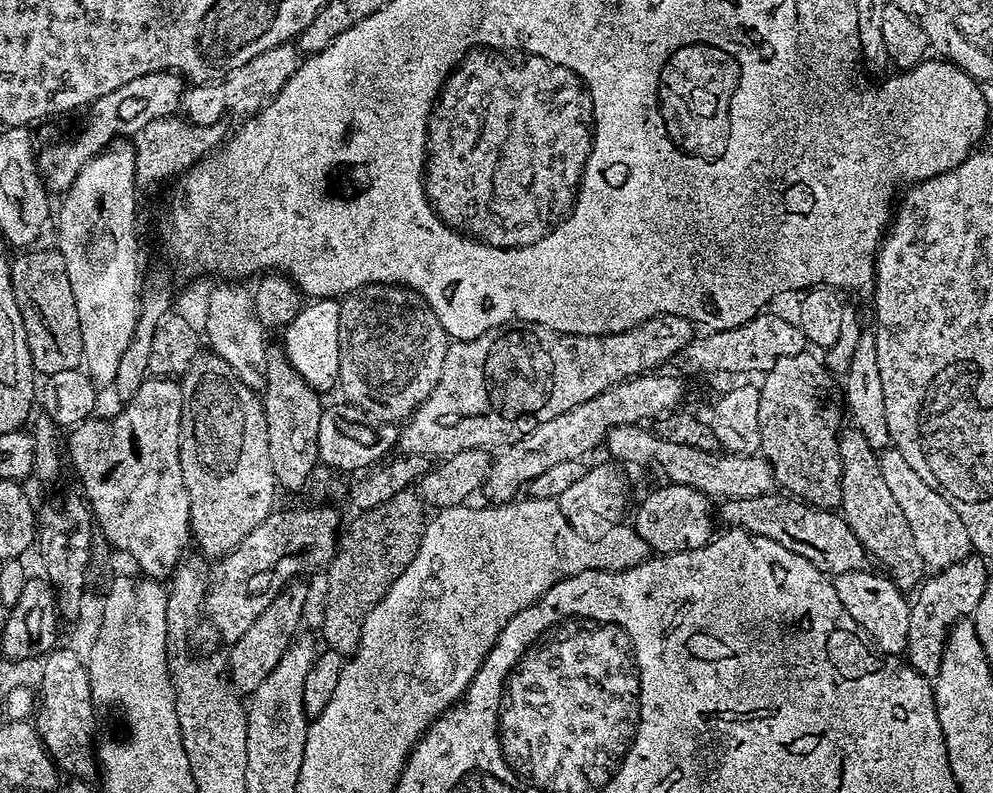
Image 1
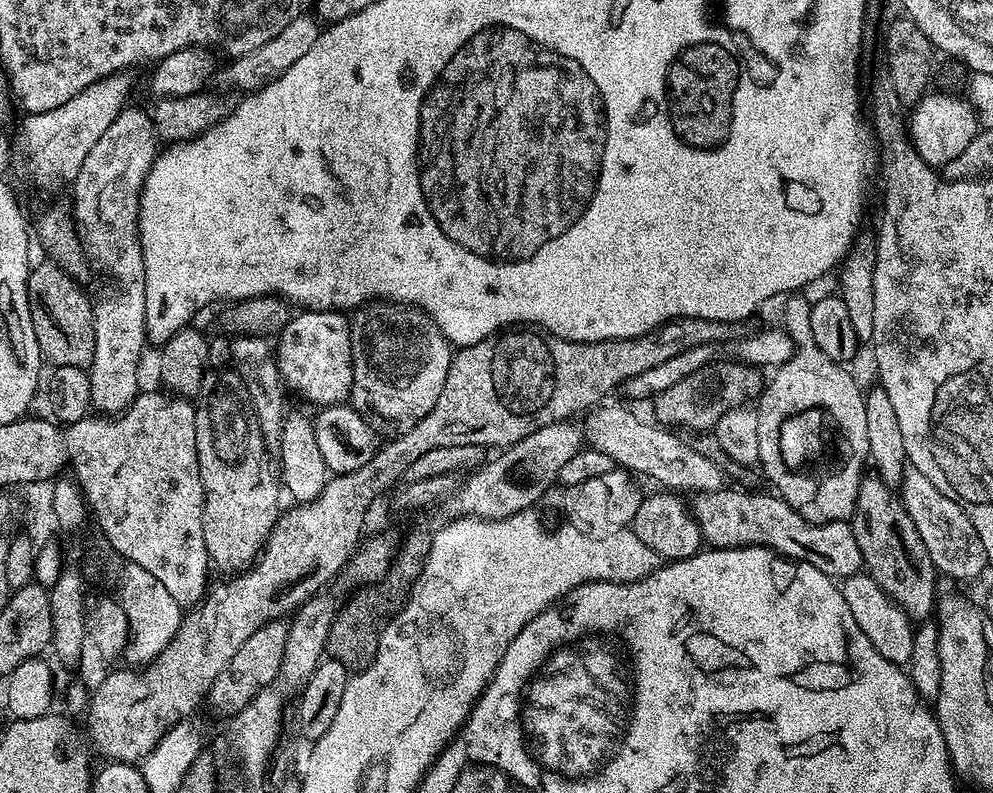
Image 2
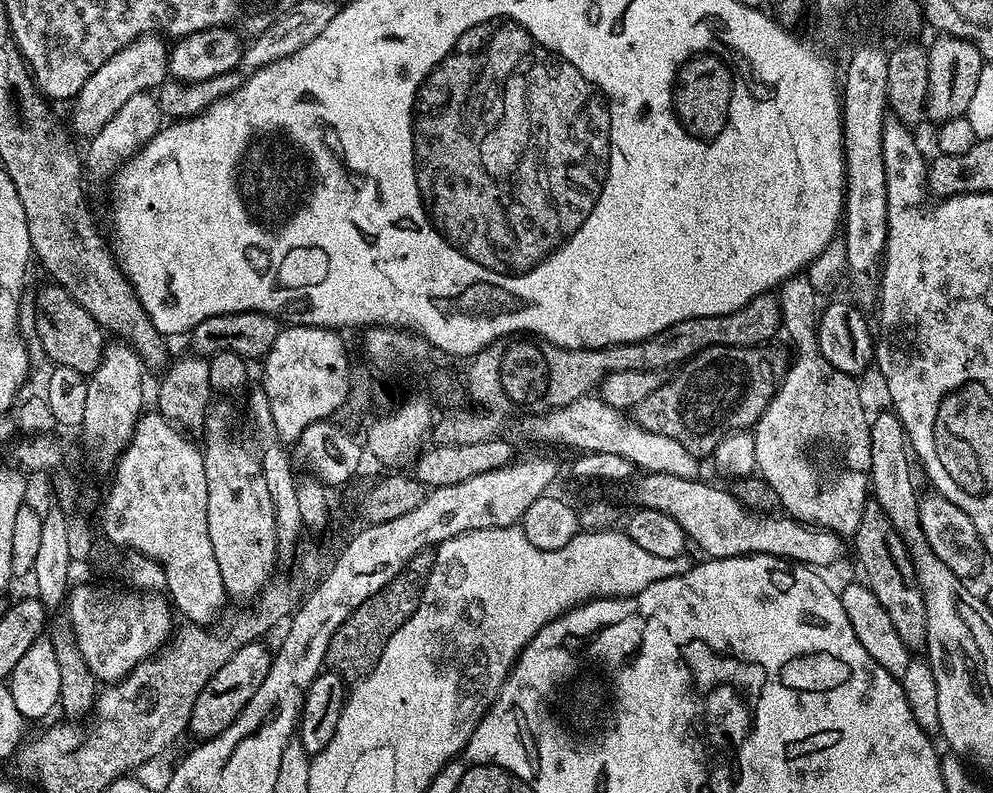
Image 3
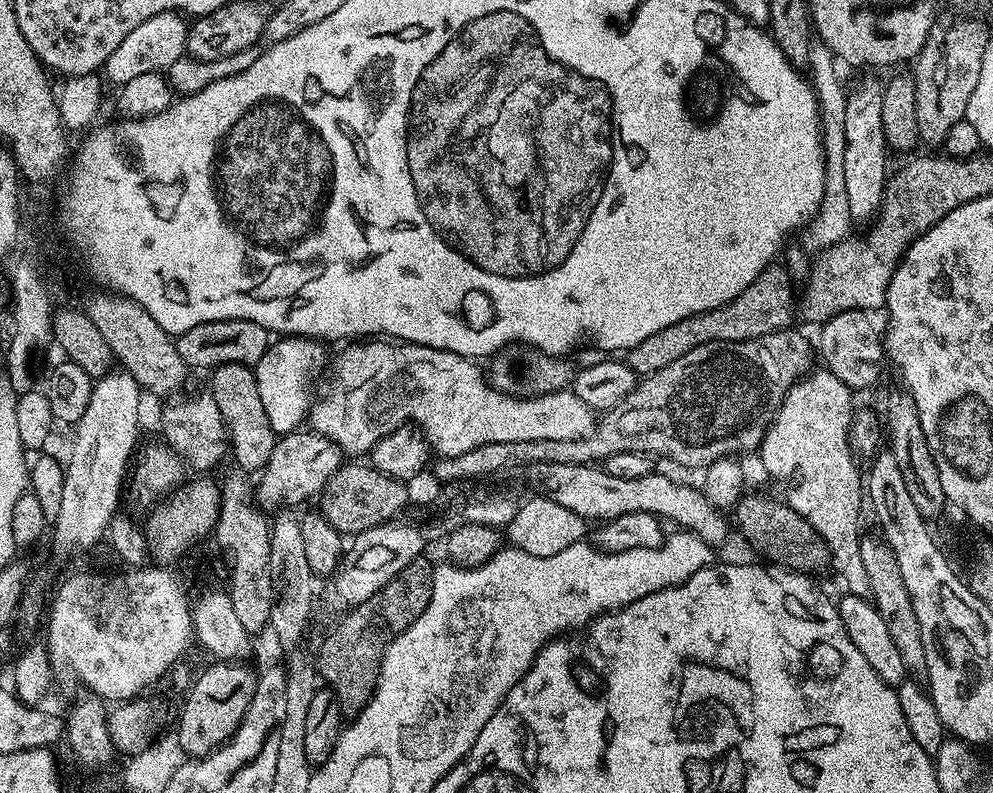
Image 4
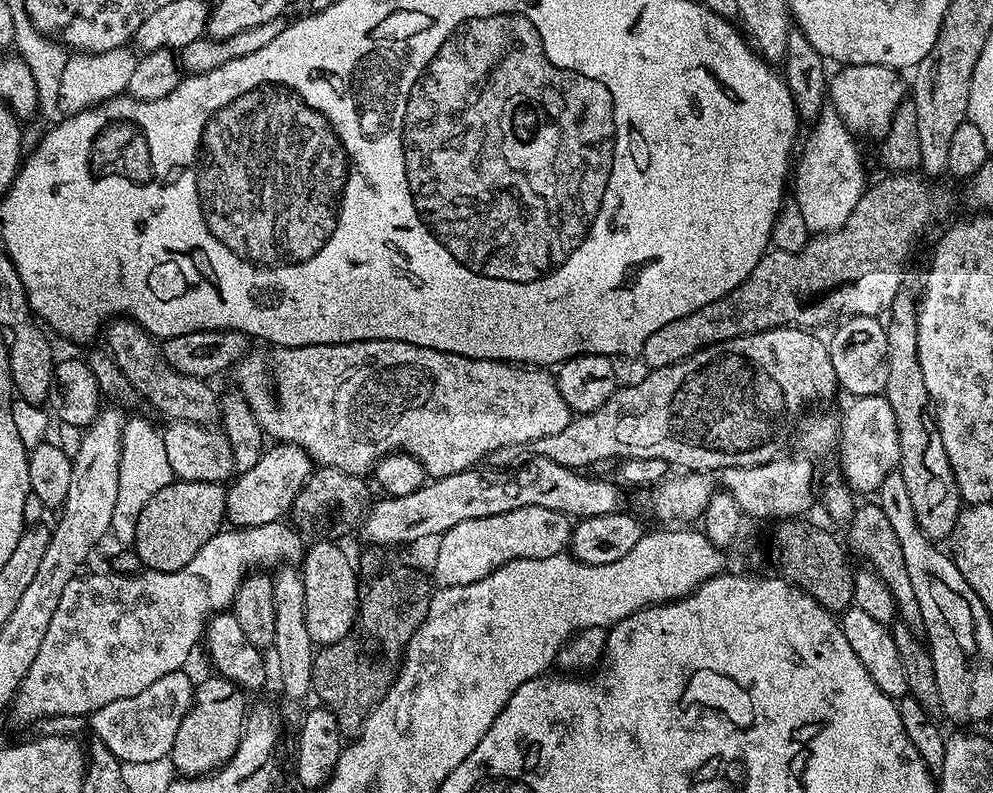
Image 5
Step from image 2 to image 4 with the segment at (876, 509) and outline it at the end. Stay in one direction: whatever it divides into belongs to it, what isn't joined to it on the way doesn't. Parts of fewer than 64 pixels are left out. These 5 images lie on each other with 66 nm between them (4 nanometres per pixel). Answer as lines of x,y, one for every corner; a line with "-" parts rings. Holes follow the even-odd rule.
861,535
860,542
863,565
866,566
867,577
870,580
871,601
890,629
890,639
893,640
898,654
902,654
904,671
912,678
927,677
926,650
922,647
922,626
918,626
918,614
914,614
914,602
910,602
906,582
902,582
902,570
898,570
898,558
894,558
890,546
879,535

